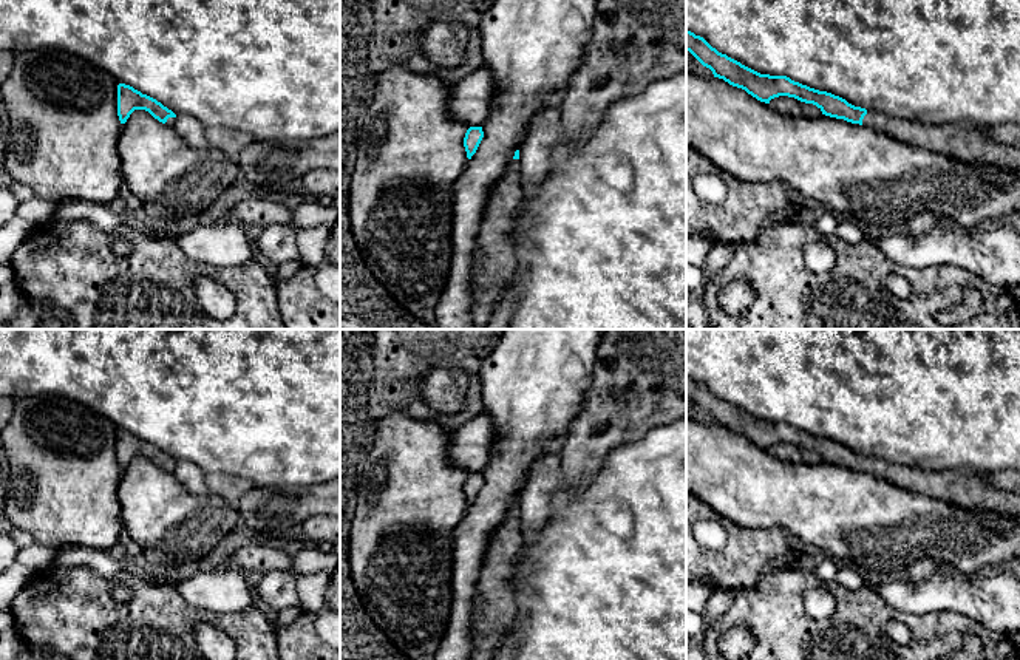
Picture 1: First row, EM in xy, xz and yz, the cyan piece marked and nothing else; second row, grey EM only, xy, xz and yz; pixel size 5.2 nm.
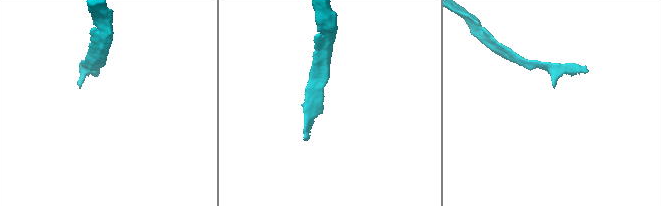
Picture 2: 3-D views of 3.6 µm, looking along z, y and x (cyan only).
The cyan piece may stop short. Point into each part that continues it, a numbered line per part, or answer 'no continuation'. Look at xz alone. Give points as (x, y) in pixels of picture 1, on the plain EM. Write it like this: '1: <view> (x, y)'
1: xz (495, 600)

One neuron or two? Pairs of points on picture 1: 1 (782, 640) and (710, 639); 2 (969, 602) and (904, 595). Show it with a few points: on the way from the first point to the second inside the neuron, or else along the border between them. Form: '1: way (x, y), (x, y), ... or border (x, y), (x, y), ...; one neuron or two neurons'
1: way (764, 622), (759, 617), (730, 617), (727, 620); one neuron
2: way (954, 595), (920, 595); one neuron

